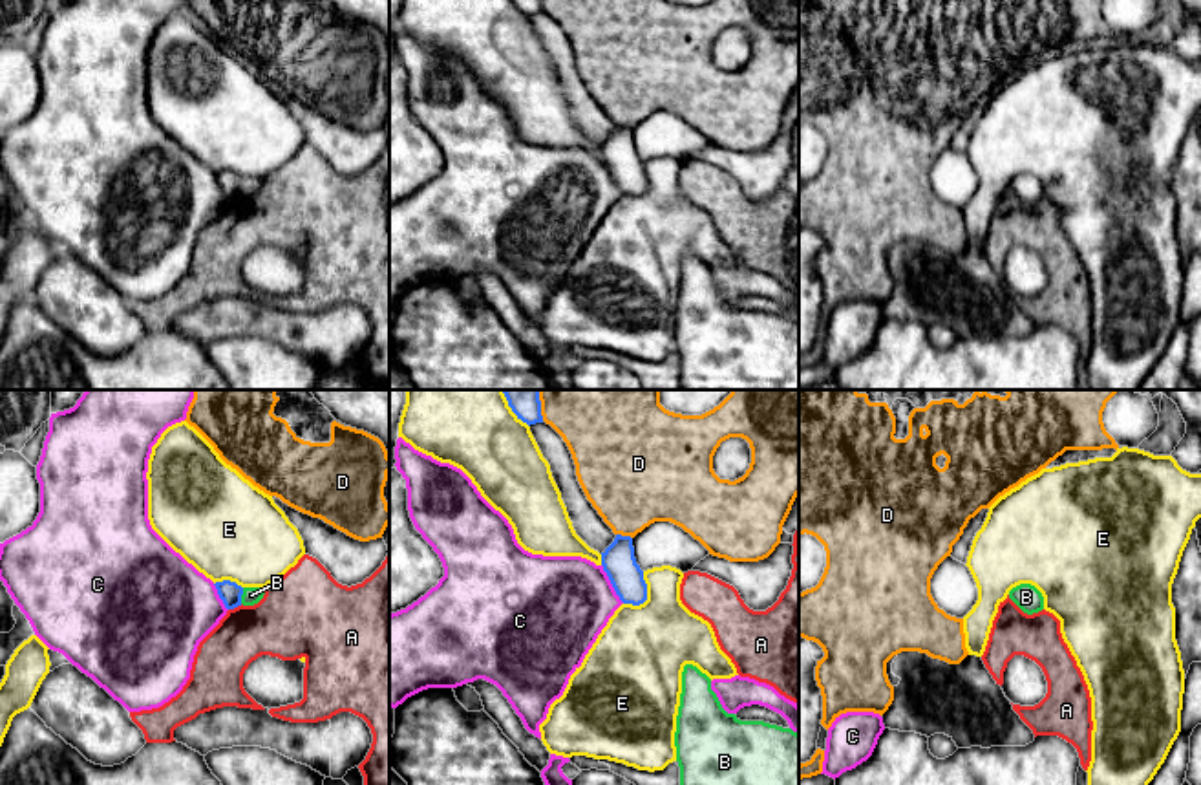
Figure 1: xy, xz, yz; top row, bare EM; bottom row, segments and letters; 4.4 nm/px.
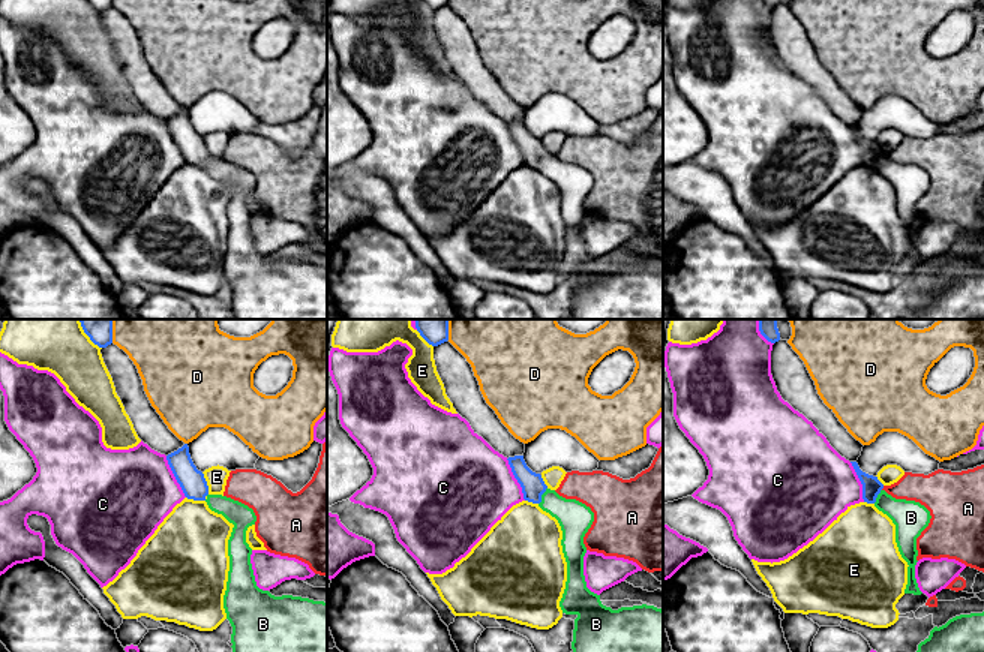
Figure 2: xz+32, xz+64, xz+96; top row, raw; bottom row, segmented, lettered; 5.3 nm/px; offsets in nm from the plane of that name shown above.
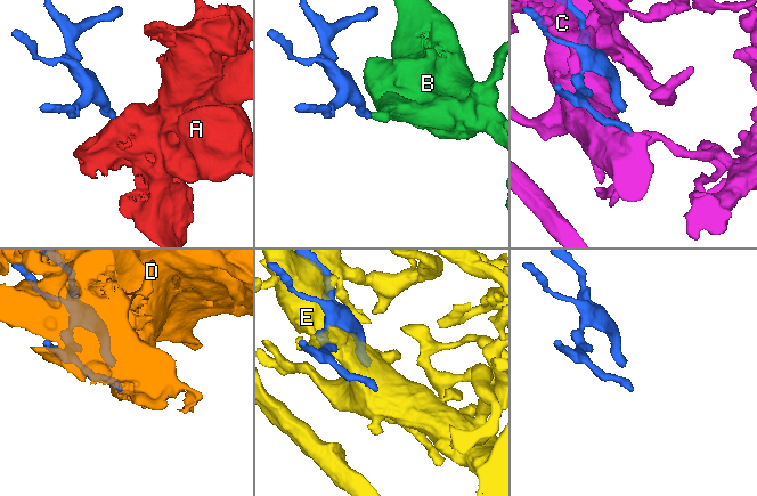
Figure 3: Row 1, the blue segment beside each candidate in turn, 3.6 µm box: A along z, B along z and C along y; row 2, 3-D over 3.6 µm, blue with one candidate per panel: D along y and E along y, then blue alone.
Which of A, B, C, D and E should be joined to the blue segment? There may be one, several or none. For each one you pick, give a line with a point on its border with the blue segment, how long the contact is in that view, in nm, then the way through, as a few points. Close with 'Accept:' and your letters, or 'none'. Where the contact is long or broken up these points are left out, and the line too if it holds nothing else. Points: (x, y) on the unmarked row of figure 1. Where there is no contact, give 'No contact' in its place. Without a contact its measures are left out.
B: Touches blue at xy (242, 183). Shared border 70 nm. Path across: xy (229, 182), (242, 183), (251, 185)
Accept: B

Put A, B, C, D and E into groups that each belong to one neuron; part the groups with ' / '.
A D / B / C / E

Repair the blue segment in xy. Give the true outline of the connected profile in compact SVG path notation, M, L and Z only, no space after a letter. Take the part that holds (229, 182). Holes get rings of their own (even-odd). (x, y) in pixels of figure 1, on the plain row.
M230 170L216 172L214 176L227 199L234 199L241 194L254 196L265 185L265 179L261 177L241 177Z

